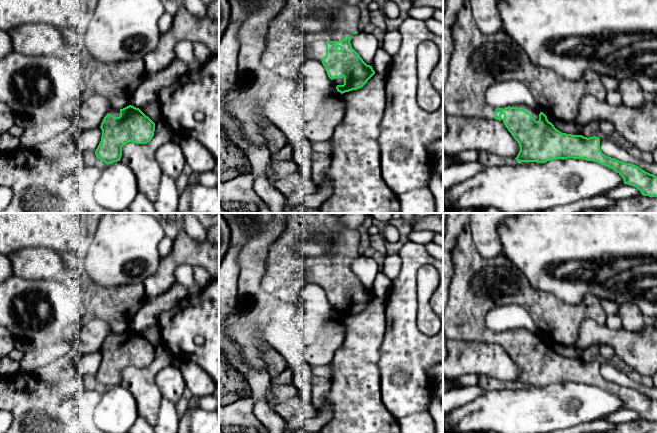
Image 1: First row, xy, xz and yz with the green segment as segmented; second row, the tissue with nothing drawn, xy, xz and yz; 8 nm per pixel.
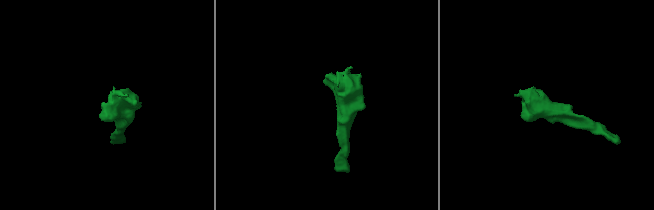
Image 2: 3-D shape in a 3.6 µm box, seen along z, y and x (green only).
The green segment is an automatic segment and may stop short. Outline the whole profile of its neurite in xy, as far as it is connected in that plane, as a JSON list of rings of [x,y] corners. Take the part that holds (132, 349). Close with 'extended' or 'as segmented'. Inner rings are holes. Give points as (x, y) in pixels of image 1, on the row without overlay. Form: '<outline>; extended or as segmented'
[[[129,329],[120,334],[111,332],[100,352],[102,360],[95,379],[105,388],[111,388],[120,385],[125,368],[150,366],[154,360],[155,347],[139,332]]]; extended

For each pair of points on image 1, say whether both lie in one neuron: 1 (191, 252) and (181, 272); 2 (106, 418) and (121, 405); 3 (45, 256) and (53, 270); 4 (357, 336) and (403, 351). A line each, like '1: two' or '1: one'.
1: two
2: one
3: one
4: two

